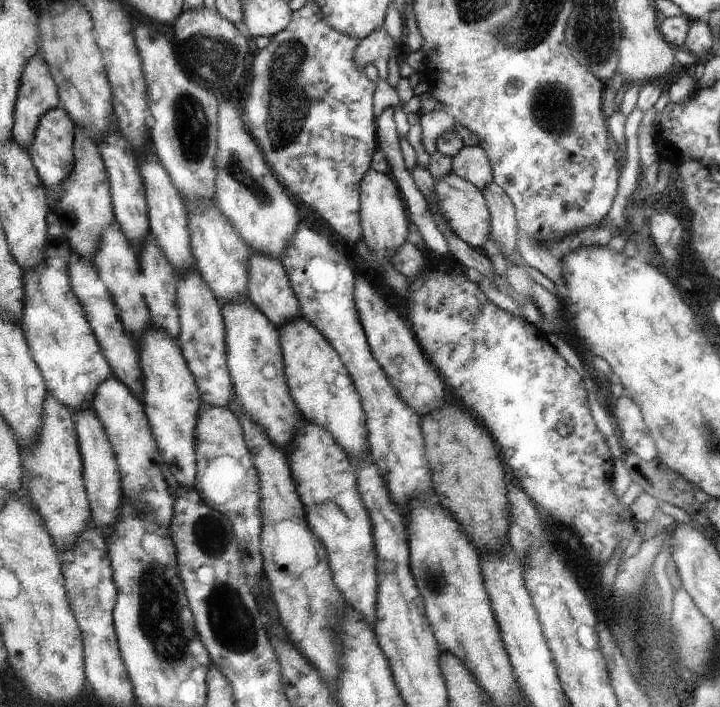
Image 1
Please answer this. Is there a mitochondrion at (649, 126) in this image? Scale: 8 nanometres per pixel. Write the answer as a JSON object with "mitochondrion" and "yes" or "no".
{"mitochondrion":"no"}

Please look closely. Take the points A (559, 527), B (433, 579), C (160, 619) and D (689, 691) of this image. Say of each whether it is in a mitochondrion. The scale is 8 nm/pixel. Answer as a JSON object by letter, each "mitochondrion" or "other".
{"A":"other","B":"mitochondrion","C":"mitochondrion","D":"other"}

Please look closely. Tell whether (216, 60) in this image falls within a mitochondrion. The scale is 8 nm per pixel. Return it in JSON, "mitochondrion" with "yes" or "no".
{"mitochondrion":"yes"}

